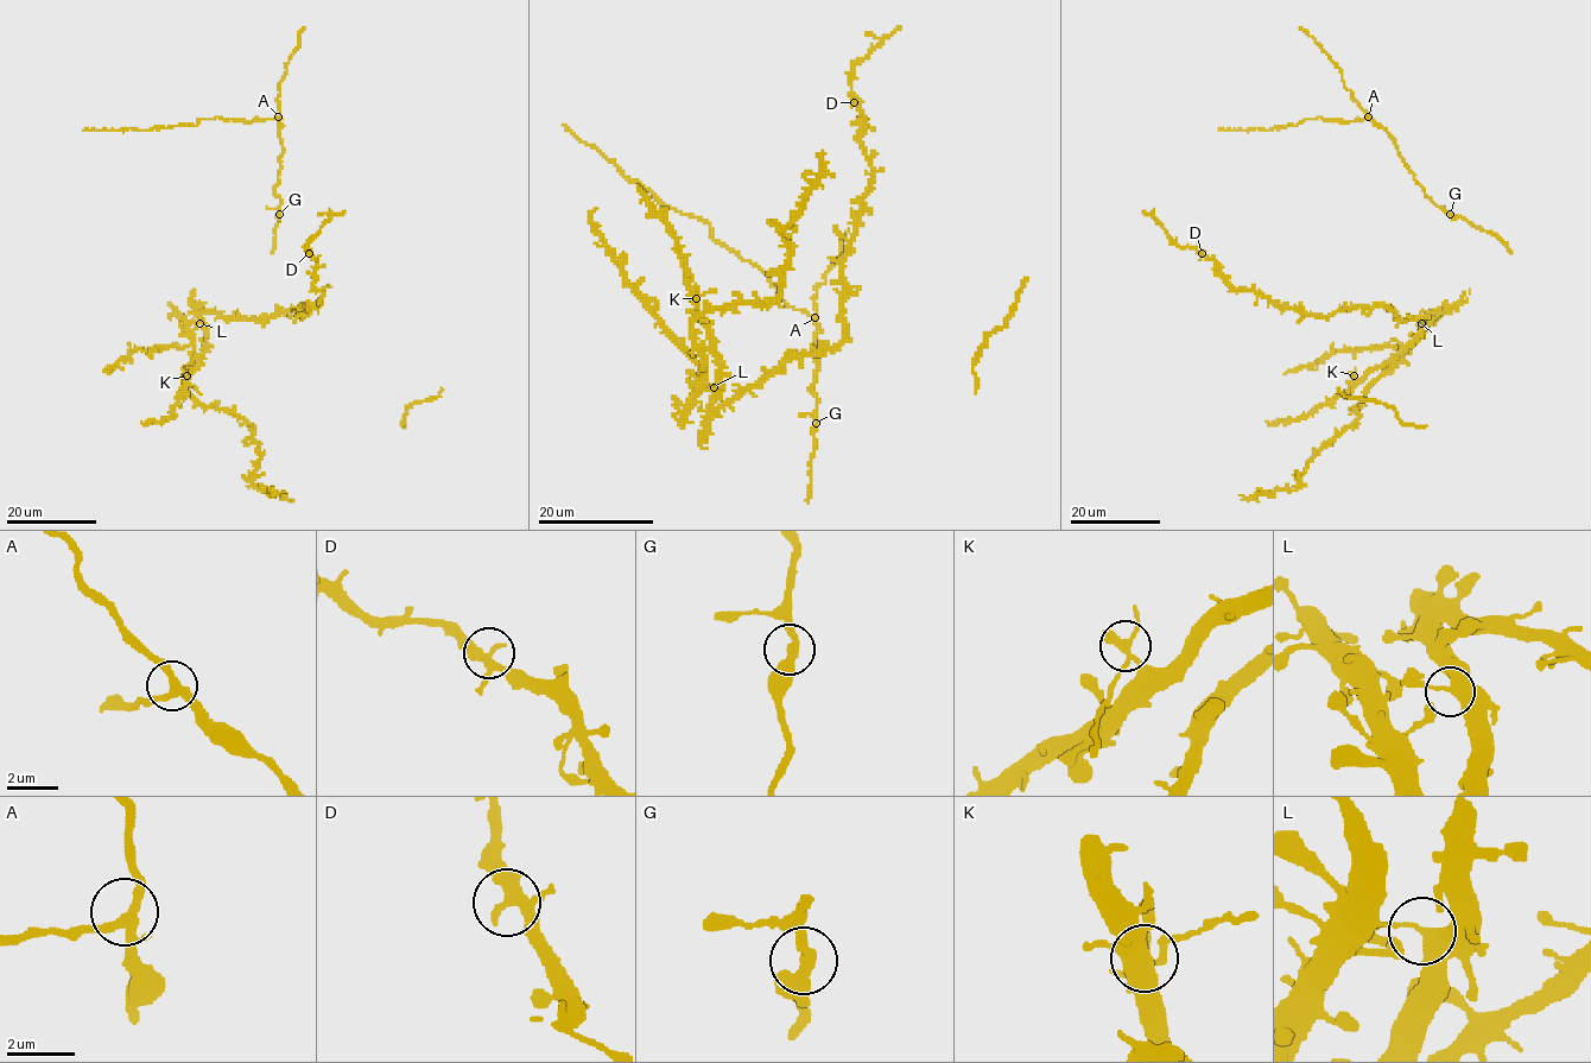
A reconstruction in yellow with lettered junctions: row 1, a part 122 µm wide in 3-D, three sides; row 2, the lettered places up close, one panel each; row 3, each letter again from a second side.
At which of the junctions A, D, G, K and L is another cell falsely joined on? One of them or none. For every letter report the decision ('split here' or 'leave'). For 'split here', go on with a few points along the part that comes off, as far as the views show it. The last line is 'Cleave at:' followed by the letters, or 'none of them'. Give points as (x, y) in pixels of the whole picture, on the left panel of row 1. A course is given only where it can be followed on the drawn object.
A: leave
D: leave
G: leave
K: split here; course (187, 375), (201, 394)
L: leave
Cleave at: K

